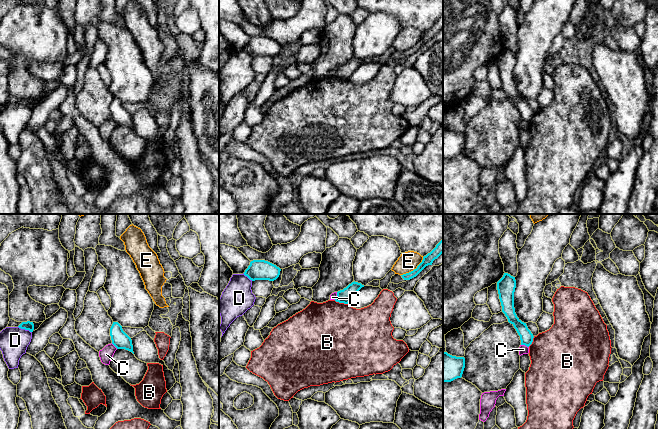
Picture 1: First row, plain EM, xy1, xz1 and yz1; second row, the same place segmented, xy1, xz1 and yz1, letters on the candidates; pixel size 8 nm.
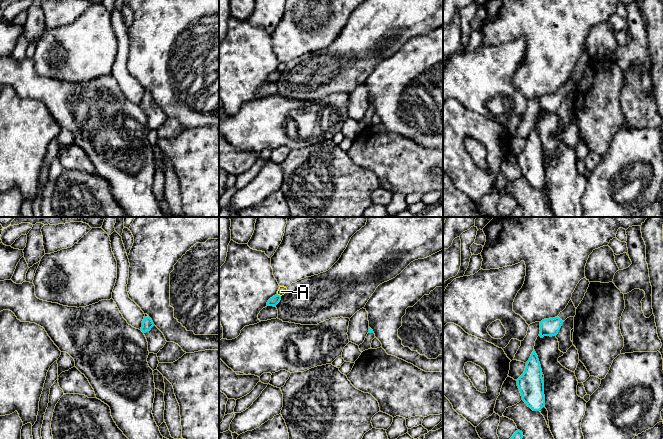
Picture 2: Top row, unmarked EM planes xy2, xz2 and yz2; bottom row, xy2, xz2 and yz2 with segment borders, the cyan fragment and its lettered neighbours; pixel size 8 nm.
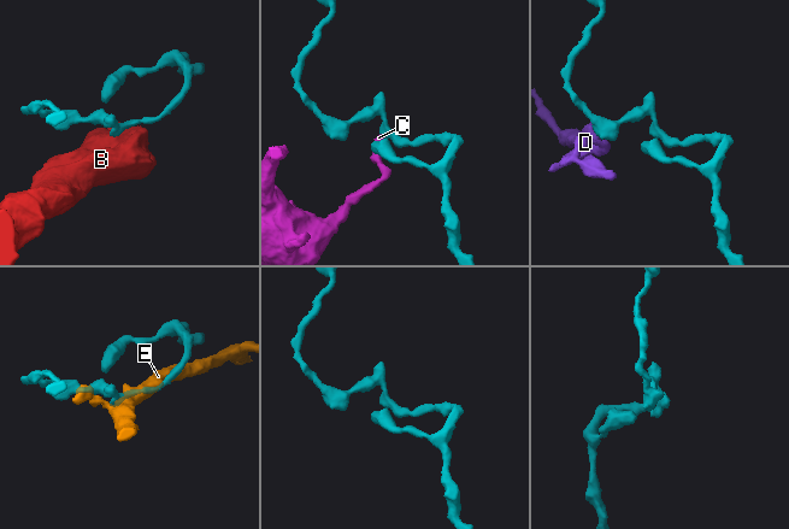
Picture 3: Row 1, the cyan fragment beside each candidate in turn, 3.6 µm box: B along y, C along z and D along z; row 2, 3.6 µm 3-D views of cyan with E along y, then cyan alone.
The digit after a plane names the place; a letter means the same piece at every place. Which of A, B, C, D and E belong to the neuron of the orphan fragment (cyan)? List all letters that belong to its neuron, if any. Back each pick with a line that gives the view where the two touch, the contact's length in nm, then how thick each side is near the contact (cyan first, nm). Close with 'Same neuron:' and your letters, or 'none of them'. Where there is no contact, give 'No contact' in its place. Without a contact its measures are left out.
Same neuron: none of them

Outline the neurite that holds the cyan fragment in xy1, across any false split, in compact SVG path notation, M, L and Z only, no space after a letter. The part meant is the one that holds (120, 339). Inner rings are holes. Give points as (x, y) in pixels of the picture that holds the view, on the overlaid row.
M113 322L110 328L110 336L111 336L112 344L117 349L125 349L134 354L132 340L123 331L122 326L118 322Z

